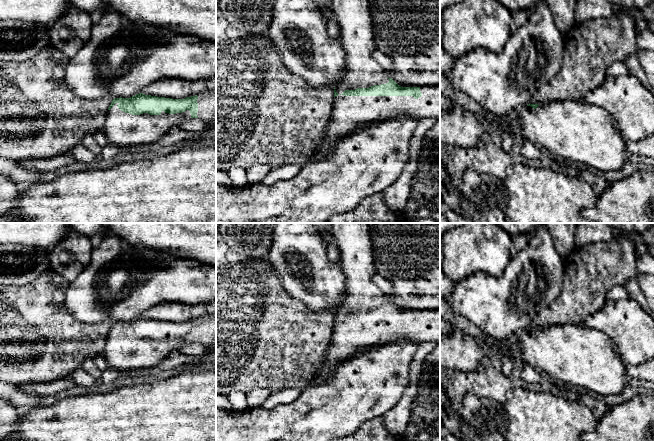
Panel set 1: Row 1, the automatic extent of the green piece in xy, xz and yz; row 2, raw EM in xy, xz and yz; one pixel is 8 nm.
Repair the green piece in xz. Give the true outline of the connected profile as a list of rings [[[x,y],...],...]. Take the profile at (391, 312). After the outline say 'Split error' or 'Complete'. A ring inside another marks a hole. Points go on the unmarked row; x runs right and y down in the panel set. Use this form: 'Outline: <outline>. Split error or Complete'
Outline: [[[330,223],[330,231],[340,251],[340,265],[346,277],[346,294],[334,311],[334,329],[326,358],[314,384],[327,381],[336,368],[358,351],[409,340],[415,343],[440,342],[440,307],[422,311],[401,311],[388,302],[373,283],[376,272],[369,223]]]. Split error

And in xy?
Outline: [[[216,313],[199,317],[184,323],[172,323],[136,318],[130,322],[114,322],[106,337],[103,356],[108,368],[135,373],[156,371],[159,364],[173,351],[186,343],[198,342],[204,346],[216,346]]]. Split error

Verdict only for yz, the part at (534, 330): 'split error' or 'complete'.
split error

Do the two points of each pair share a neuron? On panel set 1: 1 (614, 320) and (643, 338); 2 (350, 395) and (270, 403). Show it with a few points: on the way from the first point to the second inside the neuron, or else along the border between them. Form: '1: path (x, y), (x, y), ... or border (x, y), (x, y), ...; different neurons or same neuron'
1: path (621, 321), (624, 321), (636, 333); same neuron
2: border (301, 391), (293, 401), (279, 404), (271, 409); different neurons

